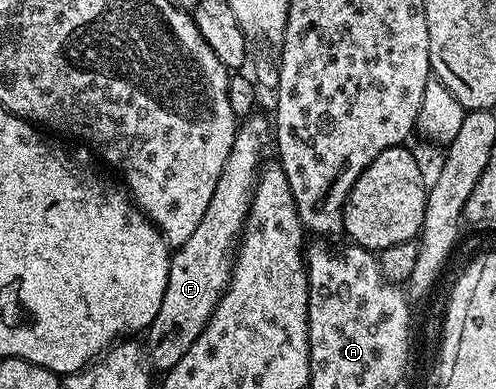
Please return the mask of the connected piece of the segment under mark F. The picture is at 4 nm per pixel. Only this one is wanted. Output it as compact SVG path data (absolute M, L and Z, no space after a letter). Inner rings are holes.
M251 113L239 122L238 134L232 141L232 153L228 153L220 181L216 181L216 193L212 193L212 201L208 201L208 210L204 212L200 225L196 225L196 233L192 233L192 237L188 237L188 241L184 241L184 245L177 247L170 256L164 301L160 301L156 317L144 332L144 354L155 372L170 371L176 361L192 349L192 341L200 337L218 298L230 283L236 244L242 238L242 226L246 223L258 173L264 162L262 154L266 151L266 135L268 139L272 131L271 120L258 114Z

